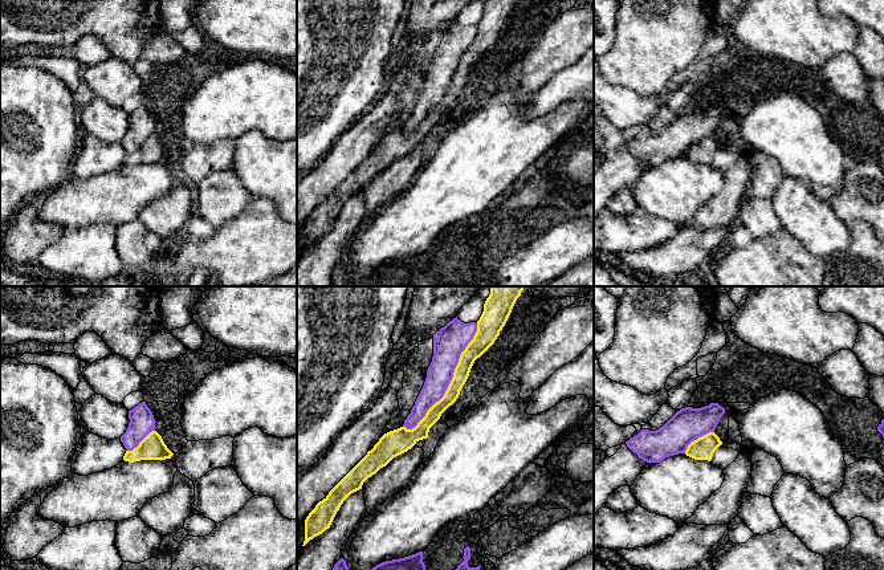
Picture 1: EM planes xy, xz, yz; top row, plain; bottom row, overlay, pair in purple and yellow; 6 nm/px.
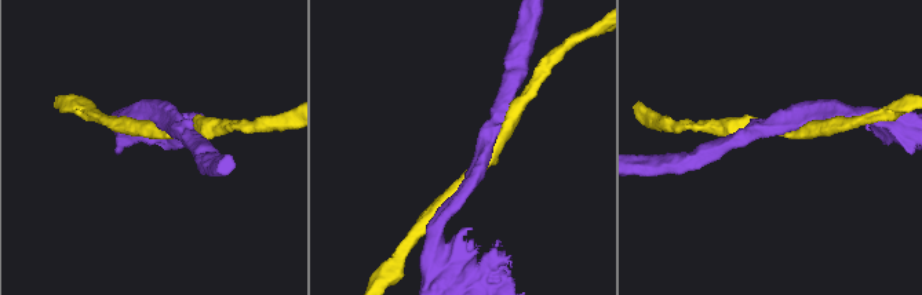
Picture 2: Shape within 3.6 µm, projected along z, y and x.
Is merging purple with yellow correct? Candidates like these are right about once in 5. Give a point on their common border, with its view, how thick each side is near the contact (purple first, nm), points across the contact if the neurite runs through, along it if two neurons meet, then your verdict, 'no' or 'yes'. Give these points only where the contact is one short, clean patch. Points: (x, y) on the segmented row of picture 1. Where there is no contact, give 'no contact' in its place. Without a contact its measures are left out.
meets purple in xz at (451, 379); 190 nm thick on the purple side, 110 nm on the other; no

